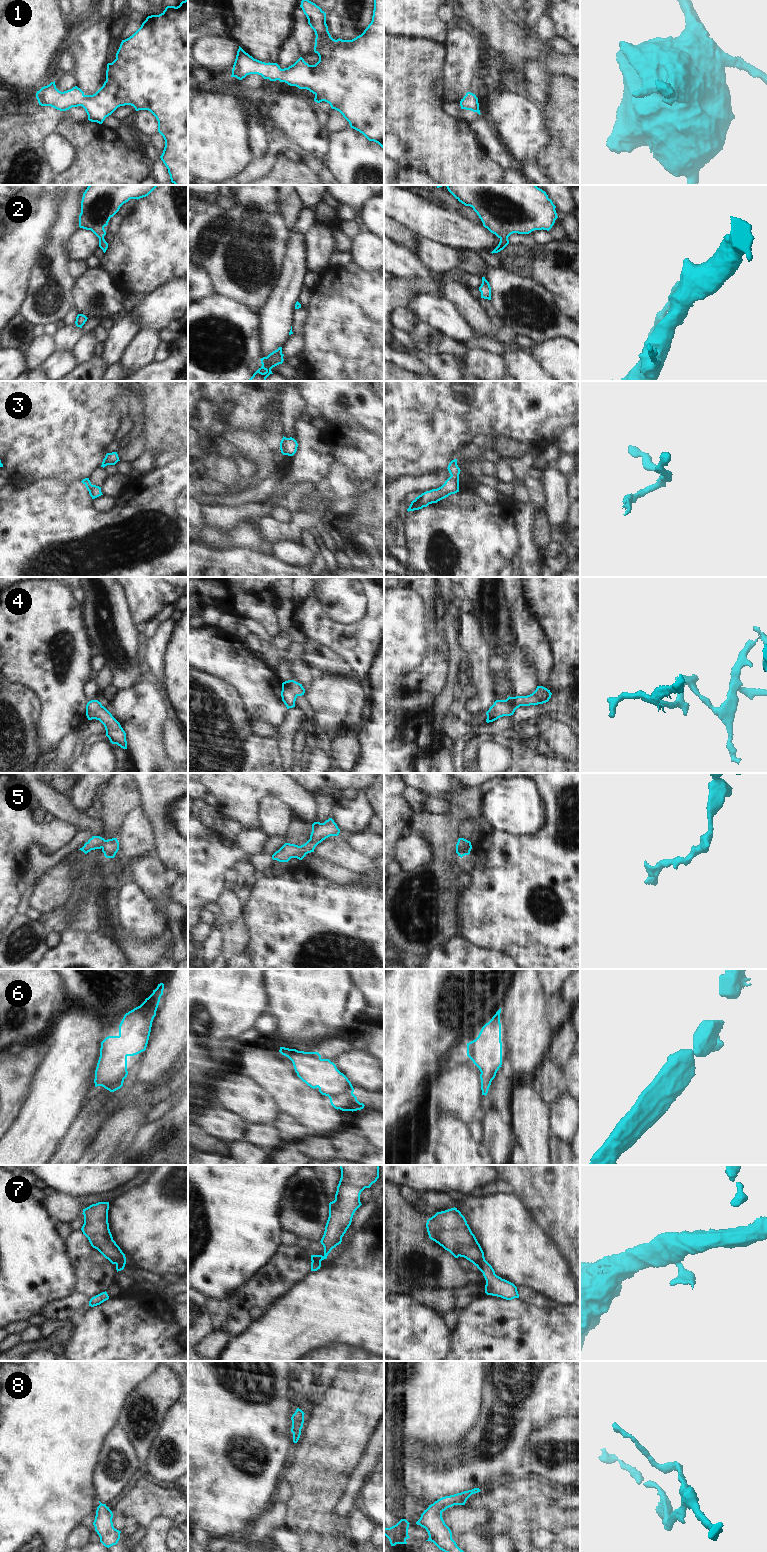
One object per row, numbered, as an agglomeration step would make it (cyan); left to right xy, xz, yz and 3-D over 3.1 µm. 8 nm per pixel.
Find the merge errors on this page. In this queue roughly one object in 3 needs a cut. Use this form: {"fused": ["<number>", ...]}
{"fused": ["7"]}

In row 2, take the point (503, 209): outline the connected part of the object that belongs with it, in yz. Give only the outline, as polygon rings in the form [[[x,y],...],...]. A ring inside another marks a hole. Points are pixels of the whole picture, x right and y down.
[[[445,185],[448,191],[462,204],[470,206],[481,219],[483,226],[491,233],[495,234],[500,242],[498,246],[491,252],[498,253],[508,244],[508,237],[513,233],[529,234],[534,230],[549,231],[558,218],[556,206],[552,200],[548,198],[545,191],[536,185]]]

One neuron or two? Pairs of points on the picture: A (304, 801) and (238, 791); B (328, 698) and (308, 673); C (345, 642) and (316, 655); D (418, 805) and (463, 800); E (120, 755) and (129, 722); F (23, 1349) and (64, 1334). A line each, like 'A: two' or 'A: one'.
A: one
B: two
C: two
D: two
E: two
F: one

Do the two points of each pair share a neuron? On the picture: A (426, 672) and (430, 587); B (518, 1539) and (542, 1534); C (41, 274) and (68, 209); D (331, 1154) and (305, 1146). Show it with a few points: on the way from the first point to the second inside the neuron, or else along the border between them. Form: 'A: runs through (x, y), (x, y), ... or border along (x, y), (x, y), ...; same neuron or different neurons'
A: runs through (434, 651), (434, 628), (431, 624), (427, 608); same neuron
B: border along (554, 1533), (538, 1529), (530, 1539); different neurons
C: runs through (52, 258), (58, 235), (66, 225); same neuron
D: runs through (325, 1152), (311, 1146); same neuron

